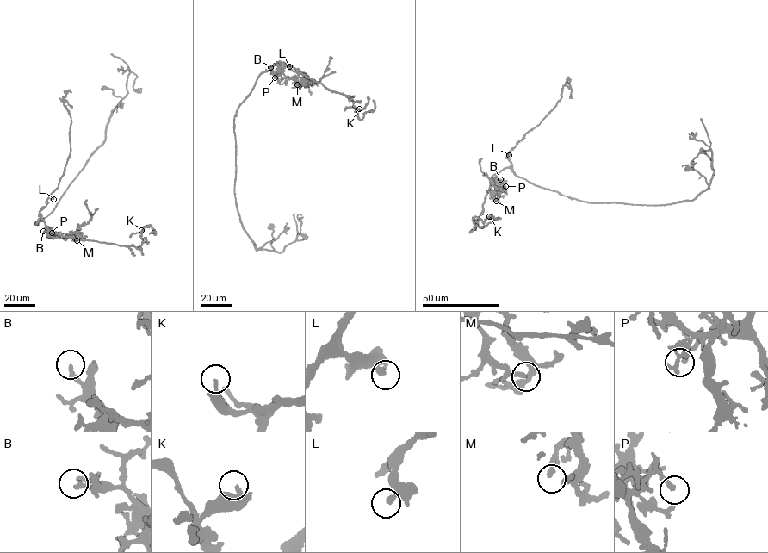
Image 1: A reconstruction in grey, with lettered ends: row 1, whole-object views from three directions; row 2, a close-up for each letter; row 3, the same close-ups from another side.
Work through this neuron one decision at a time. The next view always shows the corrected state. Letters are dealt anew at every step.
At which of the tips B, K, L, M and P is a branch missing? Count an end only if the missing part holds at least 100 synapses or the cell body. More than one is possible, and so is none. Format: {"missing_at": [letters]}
{"missing_at": []}

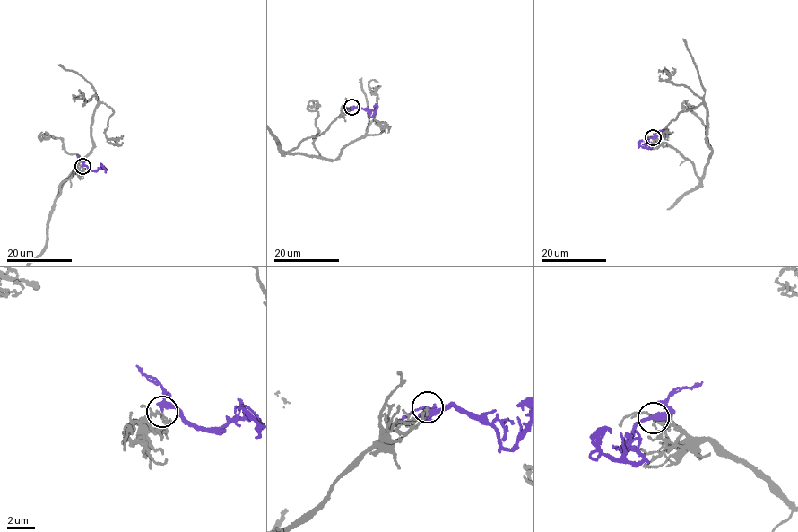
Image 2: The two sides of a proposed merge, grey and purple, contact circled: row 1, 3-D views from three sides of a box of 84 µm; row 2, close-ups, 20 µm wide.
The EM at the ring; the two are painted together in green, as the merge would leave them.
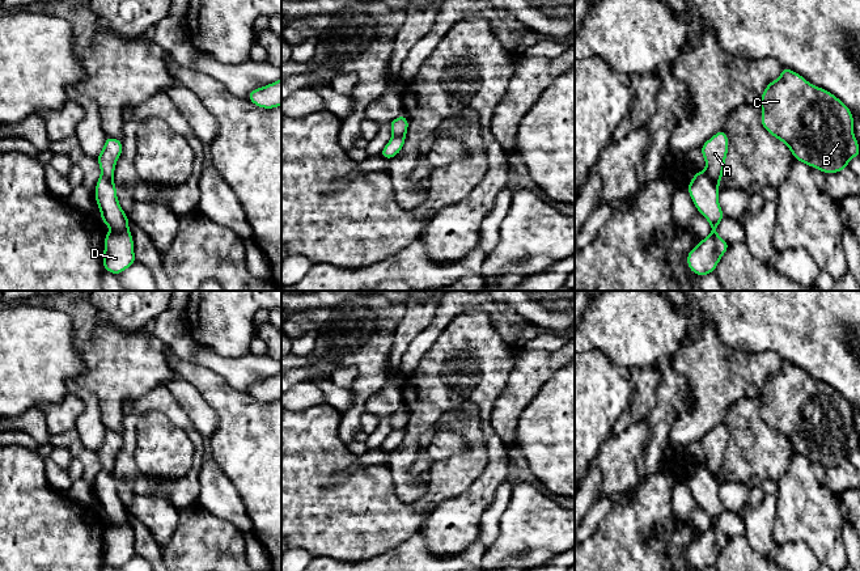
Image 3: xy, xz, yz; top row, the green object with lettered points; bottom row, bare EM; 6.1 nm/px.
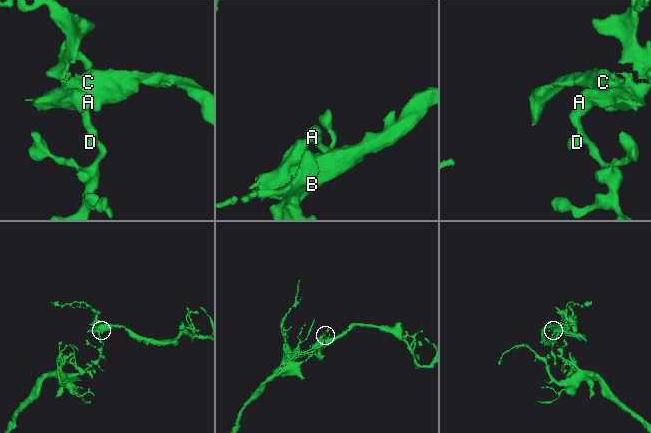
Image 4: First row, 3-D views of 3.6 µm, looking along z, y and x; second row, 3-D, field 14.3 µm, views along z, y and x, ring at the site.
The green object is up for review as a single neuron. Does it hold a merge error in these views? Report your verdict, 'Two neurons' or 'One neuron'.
Two neurons

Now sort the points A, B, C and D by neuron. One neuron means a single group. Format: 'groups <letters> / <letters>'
groups A B C / D

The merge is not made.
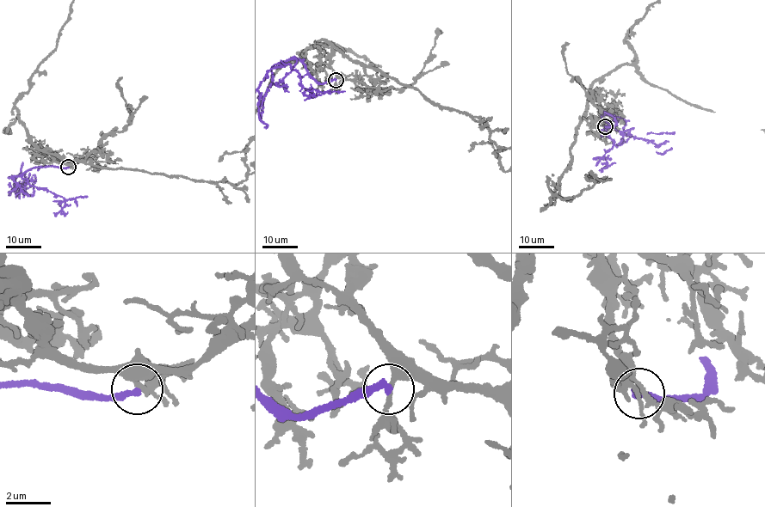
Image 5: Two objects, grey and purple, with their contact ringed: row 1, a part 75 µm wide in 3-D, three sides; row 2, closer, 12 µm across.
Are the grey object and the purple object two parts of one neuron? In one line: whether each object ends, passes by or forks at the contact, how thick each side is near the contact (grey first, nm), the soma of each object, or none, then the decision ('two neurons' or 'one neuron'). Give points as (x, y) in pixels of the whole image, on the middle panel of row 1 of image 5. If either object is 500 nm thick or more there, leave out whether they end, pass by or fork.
grey passes by; purple ends there; 240 nm thick on the grey side, 280 nm on the other; no cell body on grey; no cell body on purple; two neurons

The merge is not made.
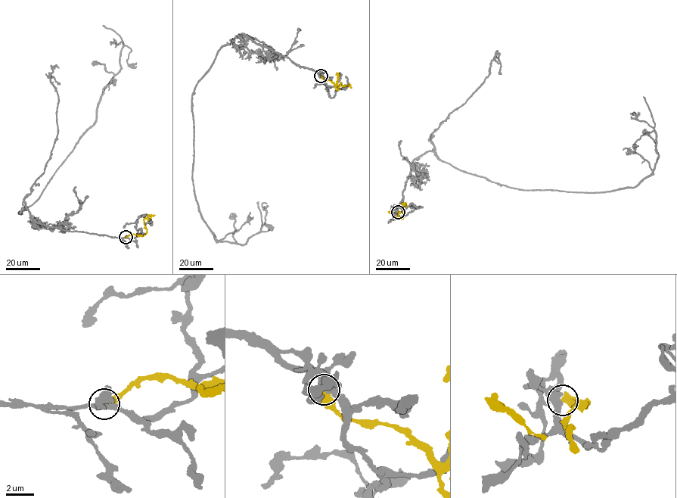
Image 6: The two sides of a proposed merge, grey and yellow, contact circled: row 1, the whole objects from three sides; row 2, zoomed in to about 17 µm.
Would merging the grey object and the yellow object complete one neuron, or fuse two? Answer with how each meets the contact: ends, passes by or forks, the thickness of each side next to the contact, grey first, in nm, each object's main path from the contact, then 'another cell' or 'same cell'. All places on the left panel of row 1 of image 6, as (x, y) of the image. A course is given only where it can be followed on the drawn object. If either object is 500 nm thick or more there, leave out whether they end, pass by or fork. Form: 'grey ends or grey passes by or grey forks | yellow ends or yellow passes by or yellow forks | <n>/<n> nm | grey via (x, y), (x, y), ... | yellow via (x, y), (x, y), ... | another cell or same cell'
460/550 nm | grey via (125, 237), (49, 227), (26, 205), (19, 213), (93, 125), (124, 45), (128, 65) | yellow via (125, 237), (131, 234), (144, 234), (147, 232), (144, 219), (150, 216), (150, 219) | another cell

